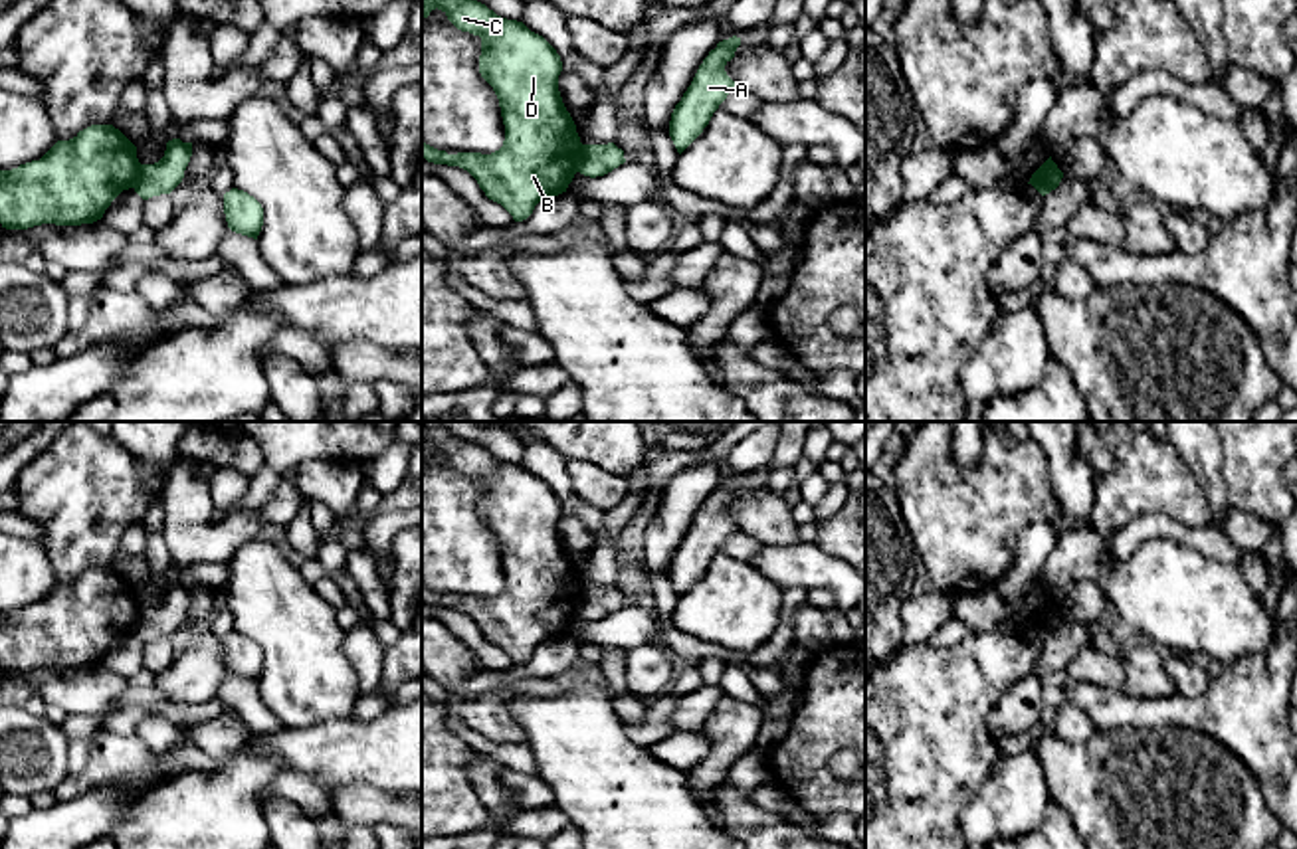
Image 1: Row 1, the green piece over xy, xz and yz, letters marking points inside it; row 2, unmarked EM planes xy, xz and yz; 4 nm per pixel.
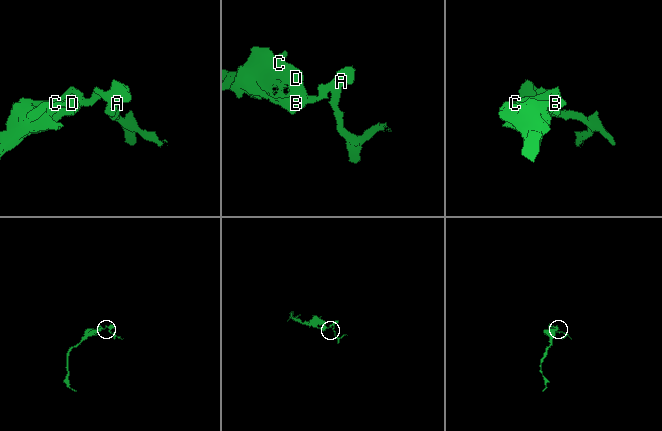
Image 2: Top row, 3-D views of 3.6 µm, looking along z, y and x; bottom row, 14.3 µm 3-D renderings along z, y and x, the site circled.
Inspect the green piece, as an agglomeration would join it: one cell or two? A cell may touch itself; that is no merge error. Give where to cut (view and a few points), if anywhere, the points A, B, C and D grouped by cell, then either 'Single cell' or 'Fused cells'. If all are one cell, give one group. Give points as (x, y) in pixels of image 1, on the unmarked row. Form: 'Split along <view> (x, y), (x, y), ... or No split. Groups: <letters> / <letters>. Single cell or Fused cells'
Split along xz (583, 588), (577, 614). Groups: A / B C D. Fused cells

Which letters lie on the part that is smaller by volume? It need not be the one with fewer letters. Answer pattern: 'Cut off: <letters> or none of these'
Cut off: A

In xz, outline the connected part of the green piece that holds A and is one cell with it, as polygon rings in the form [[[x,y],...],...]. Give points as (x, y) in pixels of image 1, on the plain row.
[[[737,479],[719,485],[703,503],[691,528],[675,548],[669,580],[679,598],[703,576],[727,538],[741,532],[725,515],[739,489],[741,481]]]

